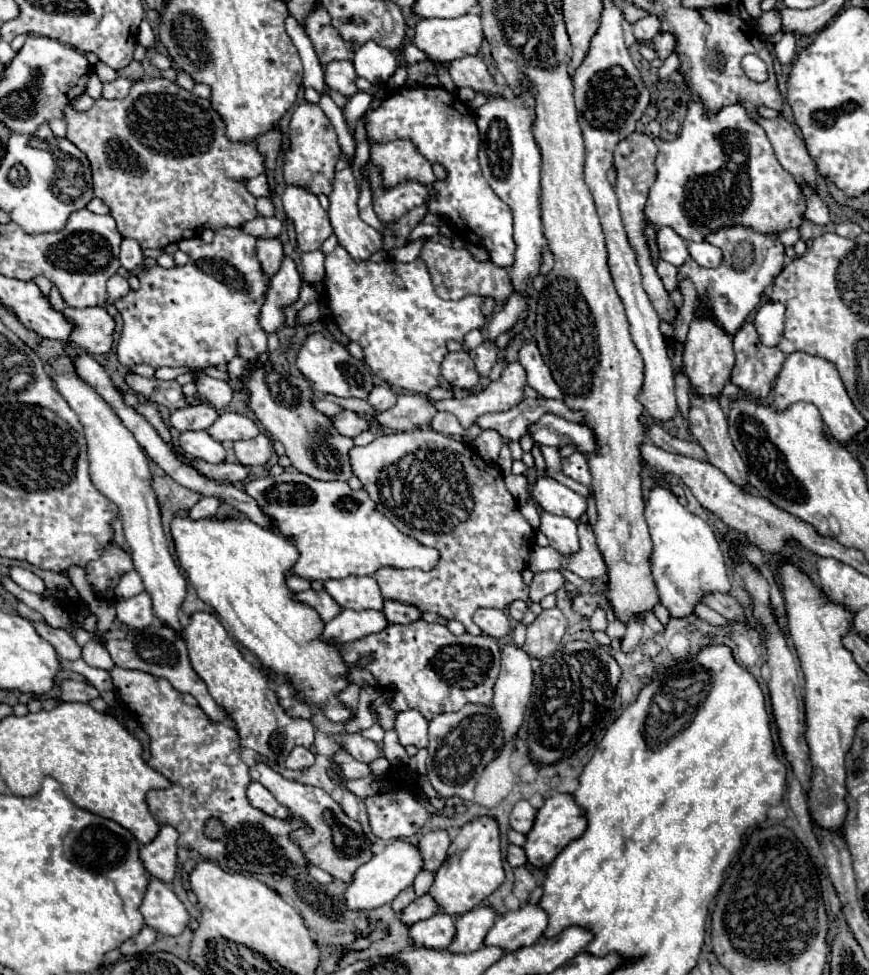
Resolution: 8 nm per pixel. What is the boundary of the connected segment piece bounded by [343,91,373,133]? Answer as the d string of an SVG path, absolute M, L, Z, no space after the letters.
M359 91L355 97L349 99L347 107L343 109L343 115L345 115L345 121L347 121L349 133L355 133L355 125L363 117L363 113L367 111L367 107L369 107L371 101L373 101L373 95L363 93L363 91Z

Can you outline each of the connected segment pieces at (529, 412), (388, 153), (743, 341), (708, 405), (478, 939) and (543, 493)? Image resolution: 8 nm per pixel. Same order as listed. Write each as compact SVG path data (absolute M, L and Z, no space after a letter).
M541 397L541 399L523 399L519 405L515 405L513 409L509 409L505 413L479 415L475 419L475 425L479 425L481 429L495 429L507 441L519 441L521 437L527 435L527 429L535 421L539 421L539 417L547 411L551 411L567 421L575 421L575 423L583 421L583 413L567 409L567 405L563 401L553 401L553 399Z
M407 139L371 143L371 163L381 171L381 185L395 187L405 181L419 181L433 189L437 181L431 163Z
M745 323L733 339L735 367L731 381L755 399L765 399L771 389L771 381L779 375L785 361L785 353L777 347L765 347L753 323Z
M691 391L691 397L689 397L689 417L687 419L689 419L689 429L691 429L693 437L697 439L697 443L705 449L709 463L715 465L717 469L721 469L735 485L747 487L745 465L743 465L739 453L735 451L735 447L731 443L731 437L729 437L729 431L727 431L727 417L725 417L725 413L719 407L717 397L711 397L711 395L703 397L703 395L695 395Z
M477 905L465 915L459 915L455 921L457 935L455 941L447 947L453 953L469 953L483 947L483 939L491 925L497 919L497 911L487 905Z
M539 477L531 489L535 501L543 511L569 517L571 521L579 521L579 517L587 511L587 499L571 491L569 487L557 483L551 477Z

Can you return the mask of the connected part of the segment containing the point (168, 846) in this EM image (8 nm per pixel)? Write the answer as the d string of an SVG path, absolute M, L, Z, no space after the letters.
M163 825L159 835L149 845L141 847L139 857L149 875L171 883L177 869L177 831Z

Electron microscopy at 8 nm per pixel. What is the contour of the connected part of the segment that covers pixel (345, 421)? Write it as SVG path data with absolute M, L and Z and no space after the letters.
M343 411L343 413L339 413L339 415L331 417L331 419L335 421L335 427L339 429L339 433L347 435L347 437L355 437L355 435L359 435L363 431L373 429L373 425L371 425L371 421L367 417L357 415L353 411Z

